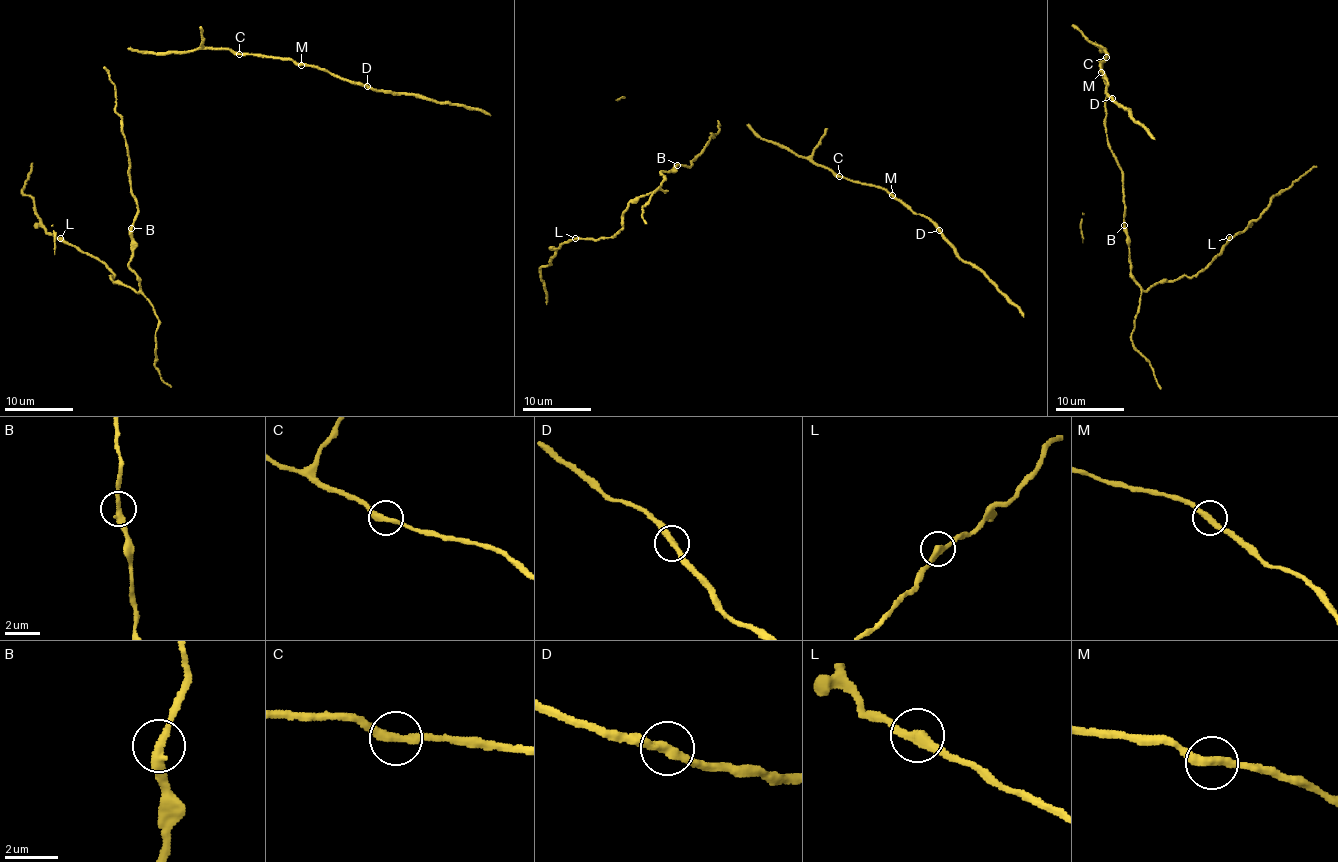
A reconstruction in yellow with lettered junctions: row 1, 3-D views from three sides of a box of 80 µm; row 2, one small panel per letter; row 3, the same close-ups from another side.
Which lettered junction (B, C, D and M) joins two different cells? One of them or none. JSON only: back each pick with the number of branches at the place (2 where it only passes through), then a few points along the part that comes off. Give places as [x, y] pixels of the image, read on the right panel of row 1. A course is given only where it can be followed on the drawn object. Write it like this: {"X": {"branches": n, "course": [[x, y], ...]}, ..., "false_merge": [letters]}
{"B": {"branches": 2, "course": [[1123, 225], [1129, 266], [1145, 291], [1182, 275], [1193, 277], [1280, 192], [1316, 165]]}, "false_merge": ["B"]}

